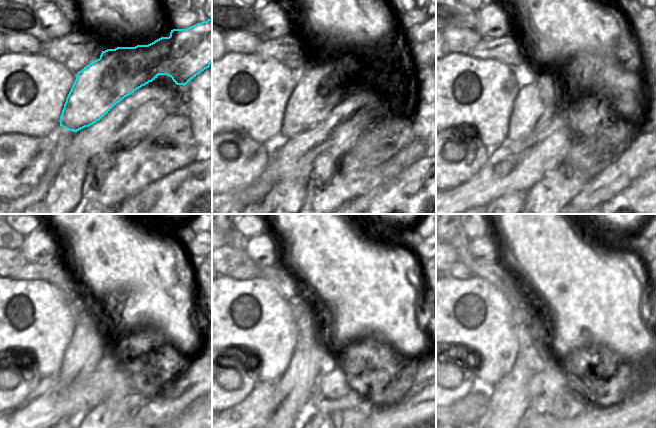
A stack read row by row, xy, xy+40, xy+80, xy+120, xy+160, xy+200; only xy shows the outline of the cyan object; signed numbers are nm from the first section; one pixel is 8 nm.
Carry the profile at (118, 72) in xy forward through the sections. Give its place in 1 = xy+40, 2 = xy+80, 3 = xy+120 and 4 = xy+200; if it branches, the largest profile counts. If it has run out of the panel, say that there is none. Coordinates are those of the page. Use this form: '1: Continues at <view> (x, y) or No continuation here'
1: Continues at xy+40 (322, 86)
2: Continues at xy+80 (535, 104)
3: Continues at xy+120 (86, 347)
4: Continues at xy+200 (509, 399).

